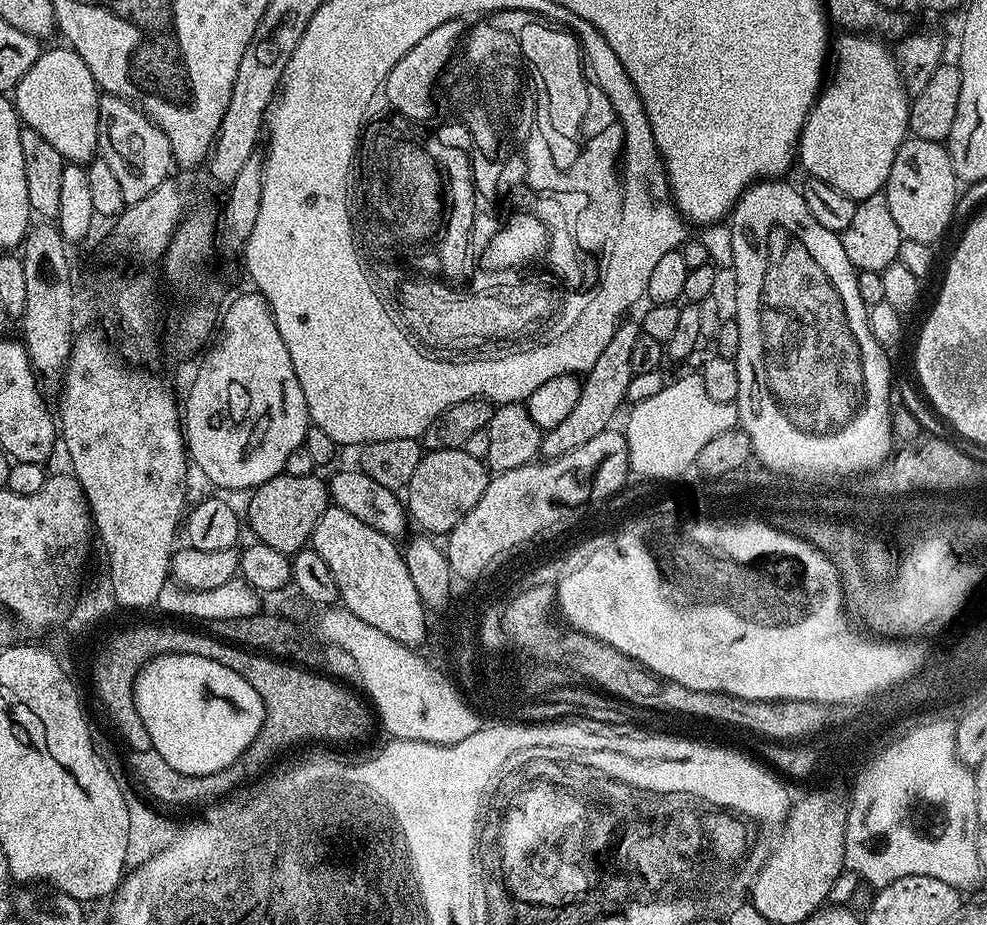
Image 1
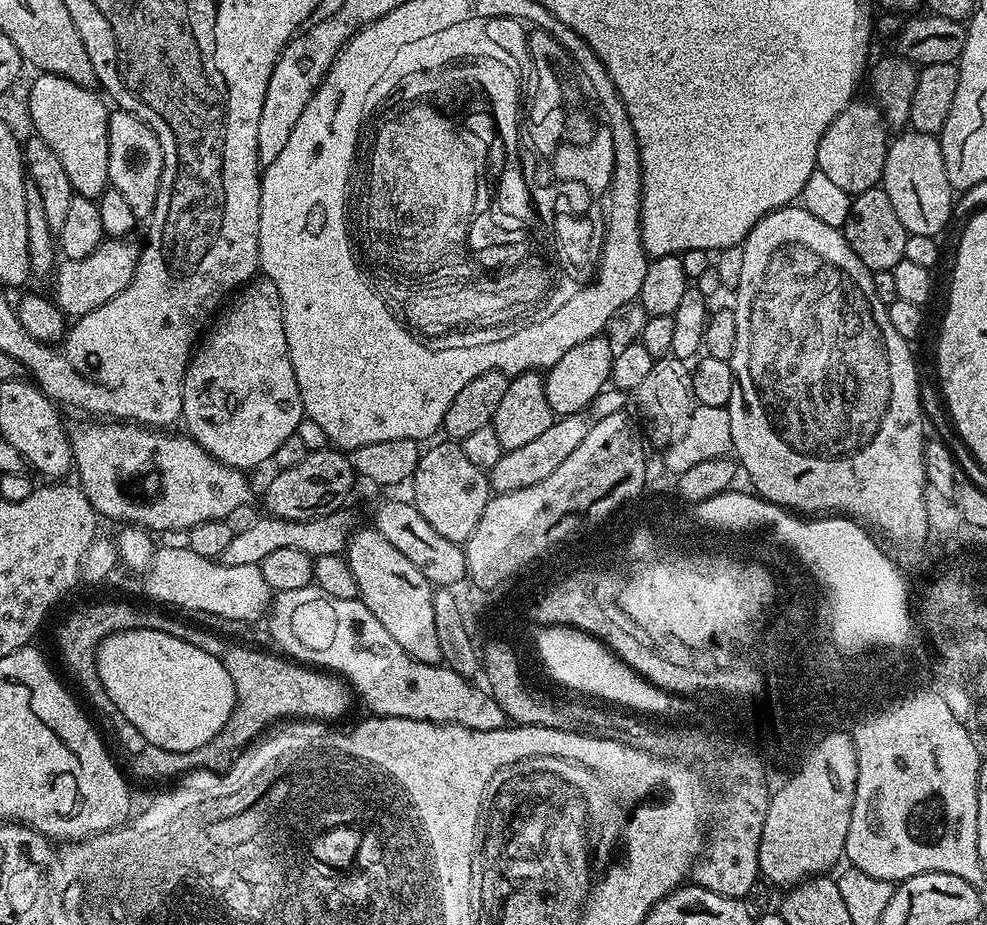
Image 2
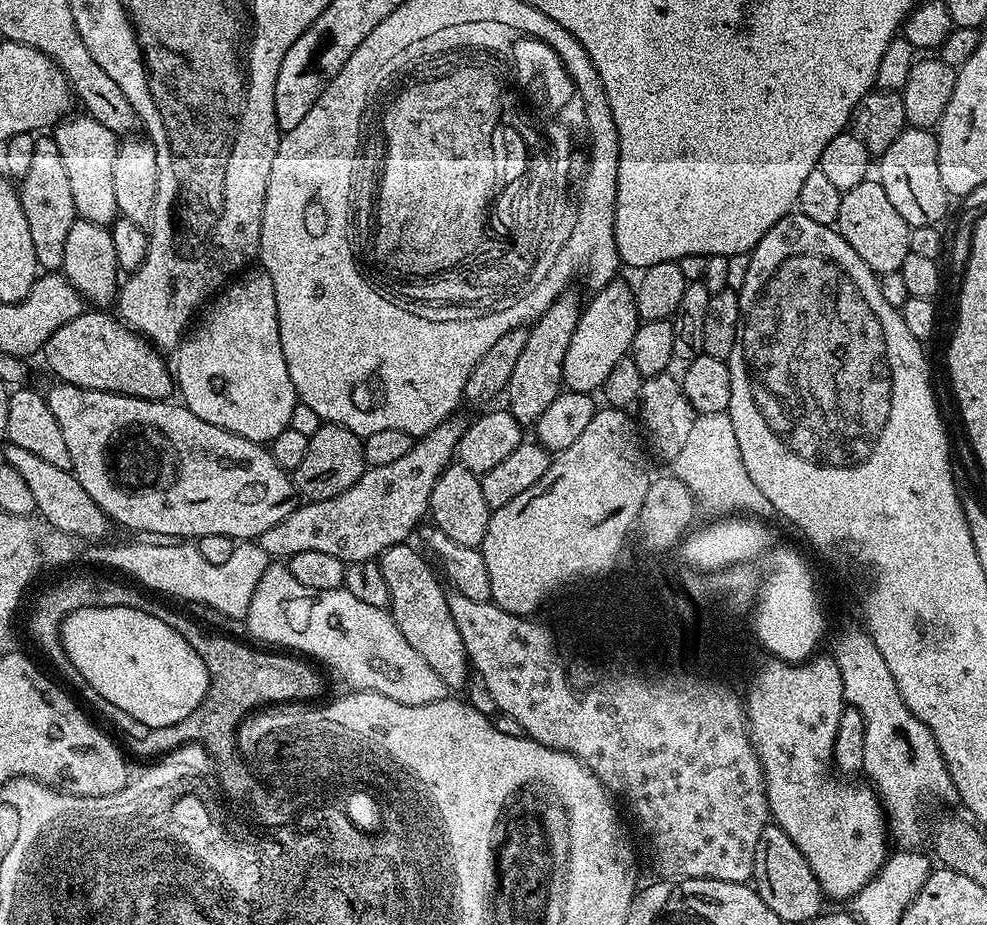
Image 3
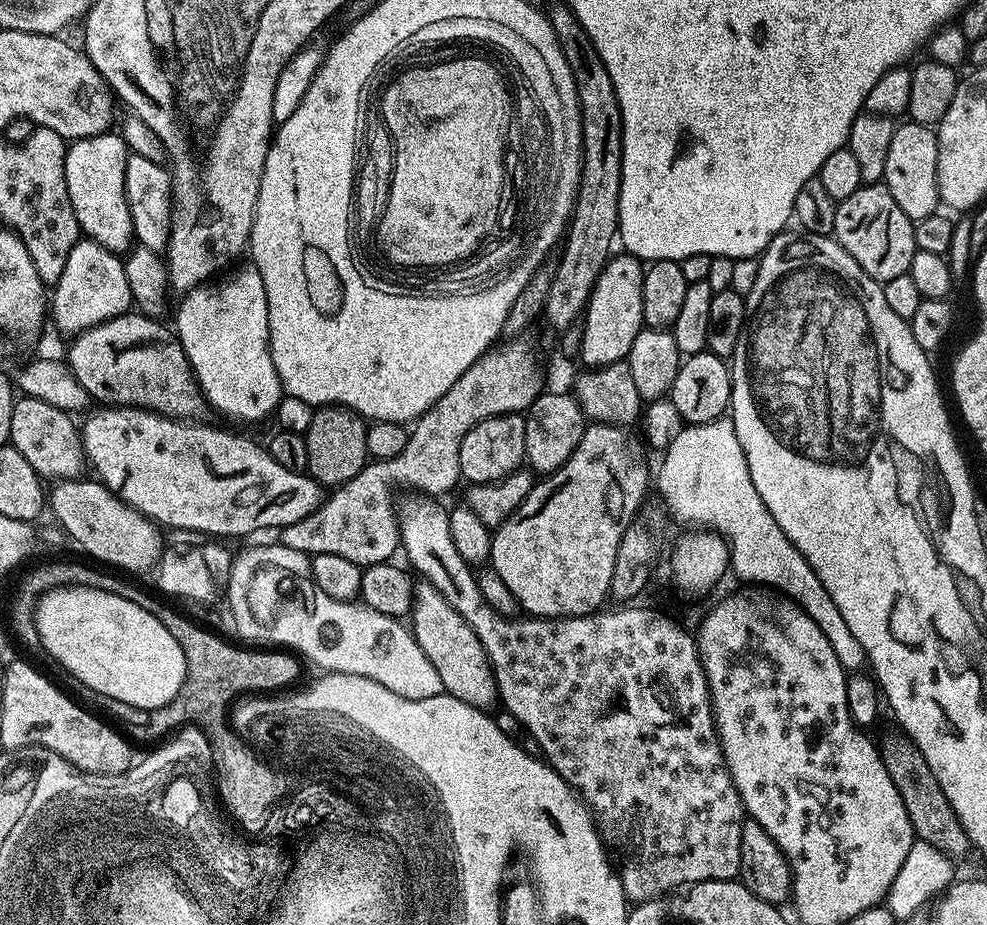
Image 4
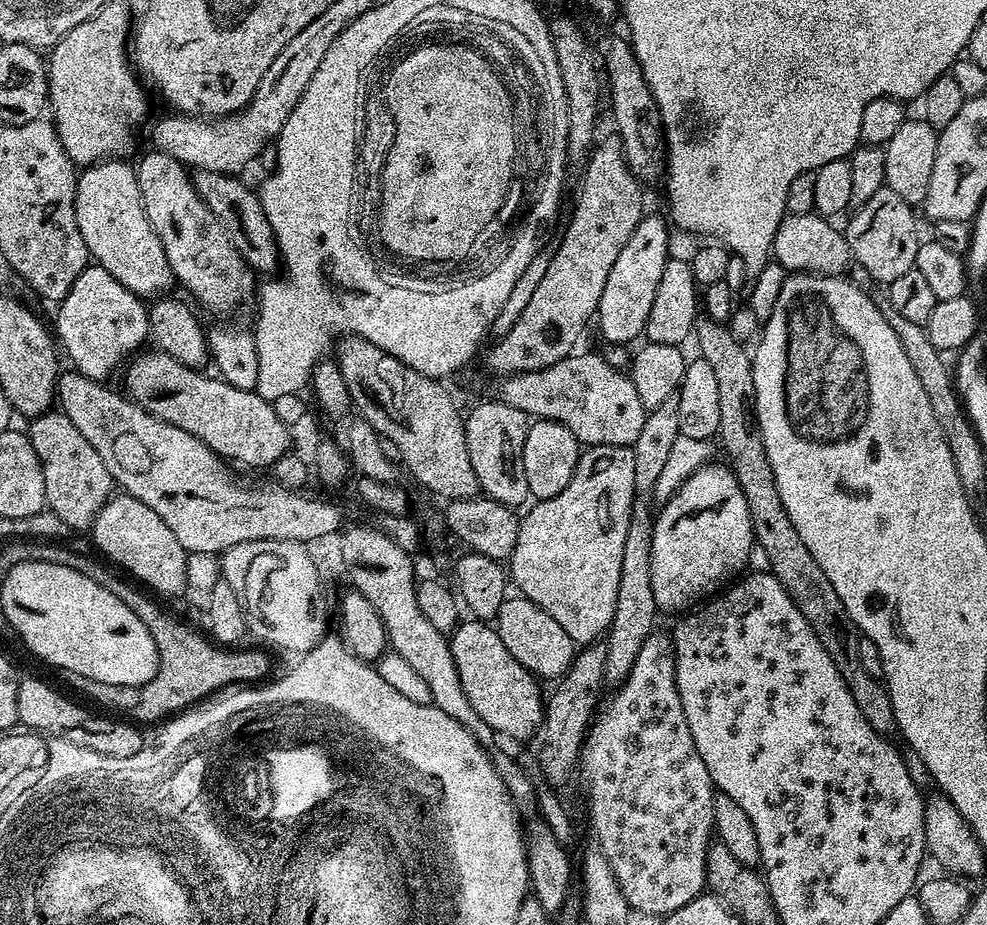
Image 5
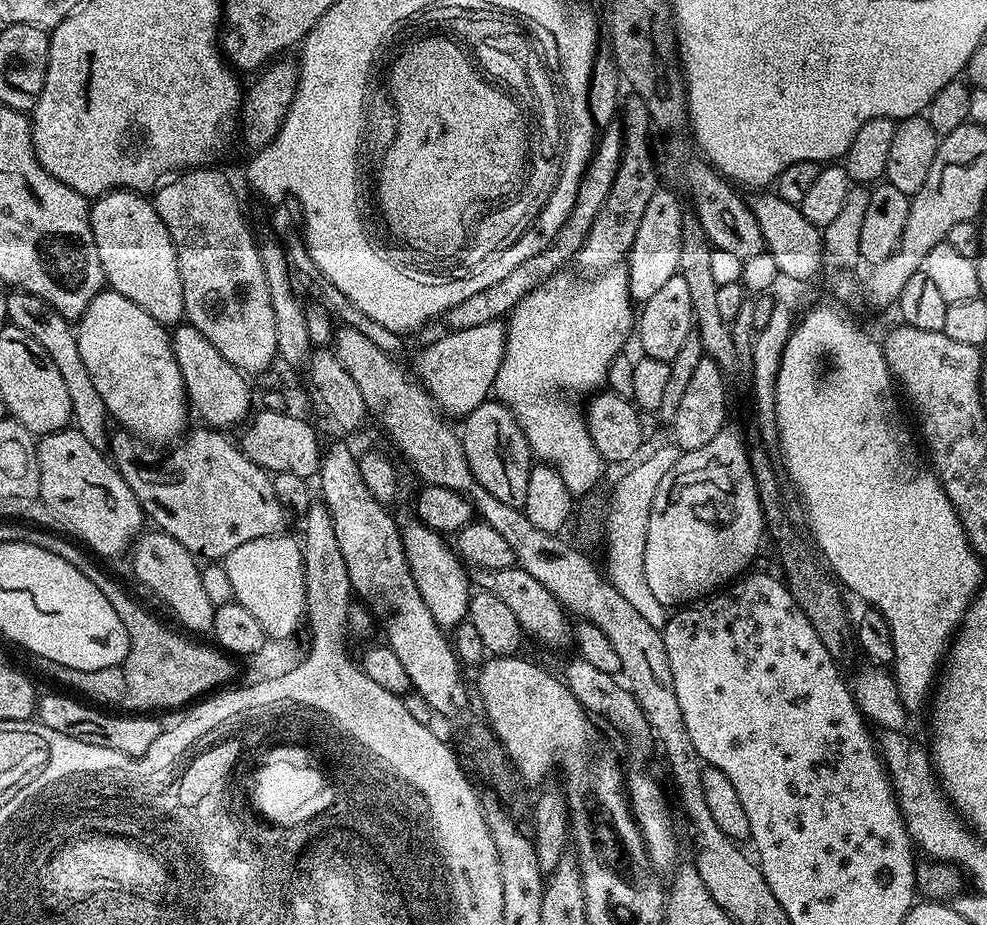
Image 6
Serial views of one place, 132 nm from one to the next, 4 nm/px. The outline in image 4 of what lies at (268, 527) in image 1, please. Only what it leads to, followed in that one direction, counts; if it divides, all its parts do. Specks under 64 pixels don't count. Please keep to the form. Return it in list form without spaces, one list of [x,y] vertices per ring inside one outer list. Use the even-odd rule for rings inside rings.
[[[320,406],[313,411],[308,431],[303,433],[308,459],[307,475],[322,486],[350,482],[369,463],[366,438],[369,425],[363,416],[345,406]]]

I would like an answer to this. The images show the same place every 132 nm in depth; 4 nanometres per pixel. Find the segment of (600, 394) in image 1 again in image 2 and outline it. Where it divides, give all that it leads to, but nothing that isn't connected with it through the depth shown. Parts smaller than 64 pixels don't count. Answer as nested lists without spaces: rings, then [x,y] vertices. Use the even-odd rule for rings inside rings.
[[[577,414],[575,416],[561,416],[553,419],[550,430],[543,432],[539,438],[534,438],[527,446],[518,446],[518,450],[504,451],[502,458],[494,462],[494,466],[487,469],[488,482],[493,493],[513,492],[514,490],[526,490],[526,486],[535,486],[550,478],[574,449],[580,445],[582,438],[586,438],[590,427],[587,415]]]

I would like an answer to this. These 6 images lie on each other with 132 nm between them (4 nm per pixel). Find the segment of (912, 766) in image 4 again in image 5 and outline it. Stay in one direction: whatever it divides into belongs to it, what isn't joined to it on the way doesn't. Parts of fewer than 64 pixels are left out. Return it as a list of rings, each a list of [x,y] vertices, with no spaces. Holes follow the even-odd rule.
[[[707,318],[697,319],[695,340],[700,347],[699,359],[705,360],[712,367],[718,382],[718,441],[720,440],[728,455],[728,468],[736,476],[746,496],[755,547],[766,550],[766,558],[770,558],[768,571],[774,578],[778,578],[778,582],[782,582],[794,606],[802,610],[802,618],[806,618],[814,634],[818,634],[818,642],[826,646],[826,654],[834,658],[834,666],[838,666],[838,674],[842,674],[846,690],[850,690],[858,710],[862,710],[862,718],[870,722],[879,736],[891,737],[891,732],[897,731],[894,706],[888,697],[887,687],[877,677],[866,674],[866,666],[862,666],[858,654],[862,633],[858,626],[854,626],[854,618],[846,614],[846,606],[842,606],[842,598],[838,598],[830,578],[826,578],[826,570],[822,570],[822,566],[818,566],[818,561],[814,559],[814,554],[806,550],[806,542],[802,542],[798,530],[794,530],[794,522],[790,522],[790,514],[786,514],[786,506],[782,506],[778,482],[774,482],[774,470],[770,470],[770,458],[766,458],[766,446],[762,442],[762,434],[756,421],[754,370],[749,349],[734,338],[727,324],[719,324]]]

